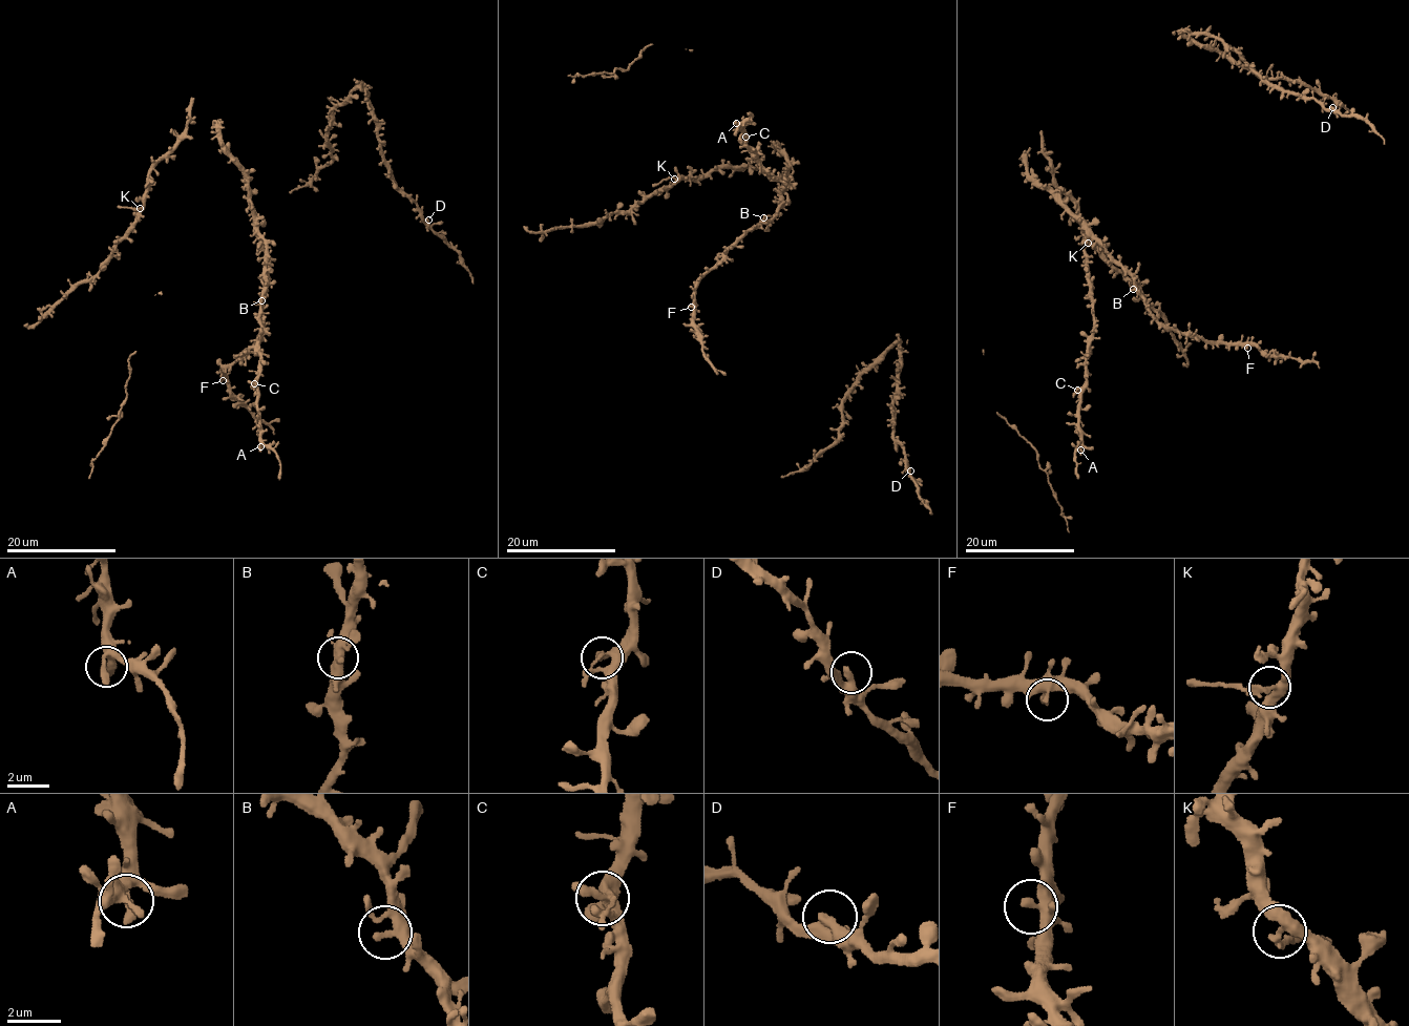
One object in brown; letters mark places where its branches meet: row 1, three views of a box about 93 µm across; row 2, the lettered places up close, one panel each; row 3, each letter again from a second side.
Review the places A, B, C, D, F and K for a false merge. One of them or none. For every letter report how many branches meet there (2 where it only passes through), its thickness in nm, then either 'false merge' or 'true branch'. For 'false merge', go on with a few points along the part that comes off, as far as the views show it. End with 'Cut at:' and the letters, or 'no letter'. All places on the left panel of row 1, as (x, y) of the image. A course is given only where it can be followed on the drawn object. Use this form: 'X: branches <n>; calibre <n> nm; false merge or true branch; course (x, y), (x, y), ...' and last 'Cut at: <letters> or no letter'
A: branches 3; calibre 280 nm; true branch
B: branches 3; calibre 280 nm; true branch
C: branches 2; calibre 360 nm; true branch
D: branches 3; calibre 360 nm; true branch
F: branches 3; calibre 320 nm; true branch
K: branches 3; calibre 320 nm; false merge; course (139, 208), (118, 207)
Cut at: K

